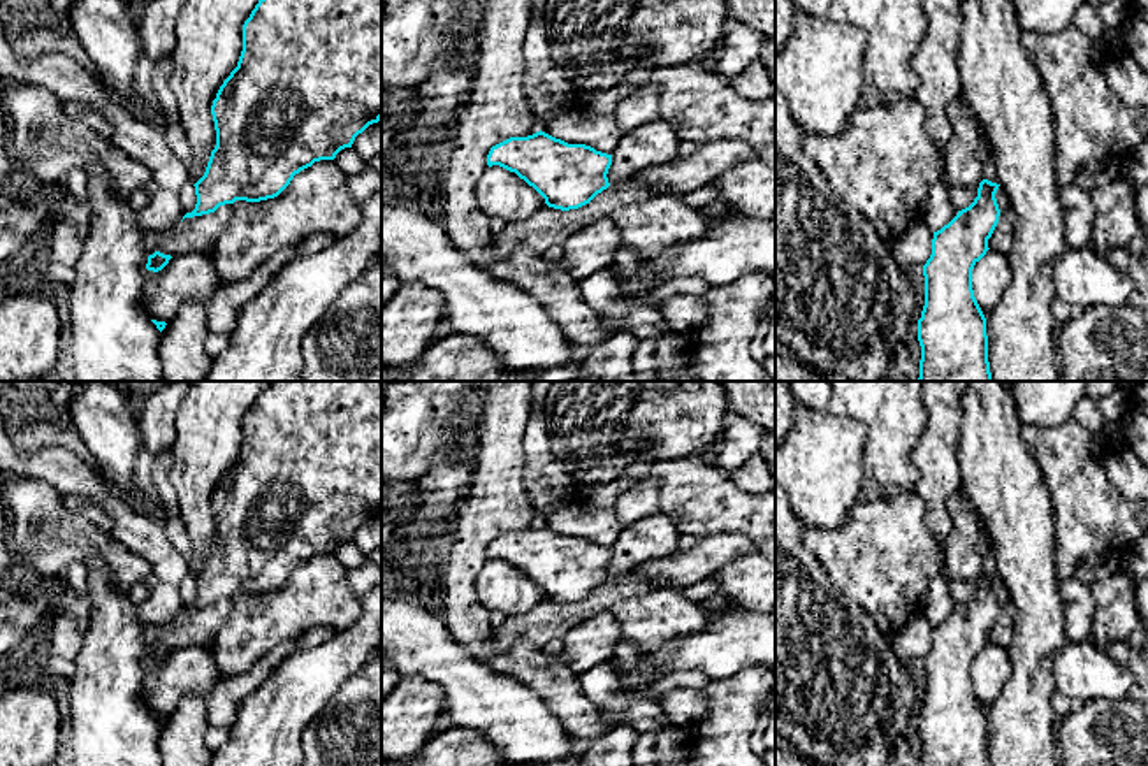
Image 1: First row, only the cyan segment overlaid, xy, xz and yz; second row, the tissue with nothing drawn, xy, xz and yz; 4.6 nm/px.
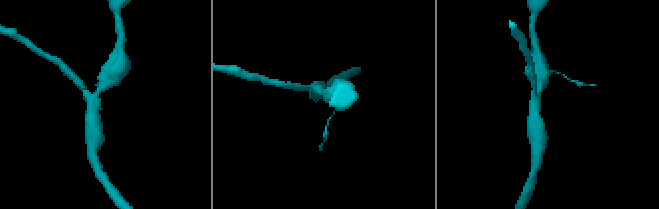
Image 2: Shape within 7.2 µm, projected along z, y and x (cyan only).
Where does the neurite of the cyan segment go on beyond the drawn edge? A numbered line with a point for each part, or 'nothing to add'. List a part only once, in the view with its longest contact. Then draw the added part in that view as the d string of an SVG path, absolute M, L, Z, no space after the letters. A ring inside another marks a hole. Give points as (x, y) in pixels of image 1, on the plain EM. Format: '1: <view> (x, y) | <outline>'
nothing to add

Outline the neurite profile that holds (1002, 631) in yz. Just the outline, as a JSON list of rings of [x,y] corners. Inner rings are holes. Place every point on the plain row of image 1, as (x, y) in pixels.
[[[1011,604],[1000,606],[999,617],[988,632],[988,641],[999,647],[1007,647],[1014,636],[1014,608]]]

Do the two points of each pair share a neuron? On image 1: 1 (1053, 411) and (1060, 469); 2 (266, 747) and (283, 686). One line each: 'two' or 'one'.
1: two
2: one

